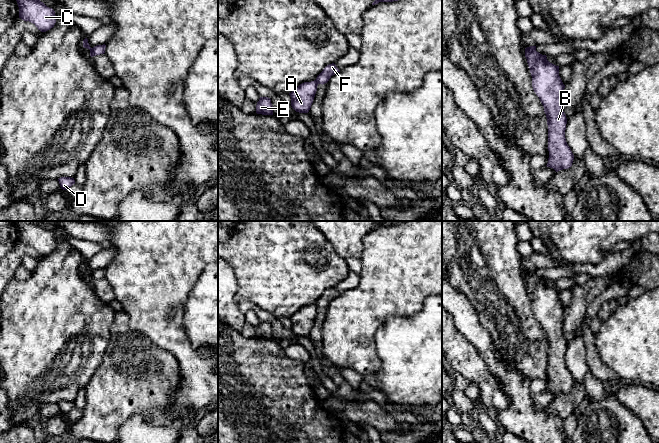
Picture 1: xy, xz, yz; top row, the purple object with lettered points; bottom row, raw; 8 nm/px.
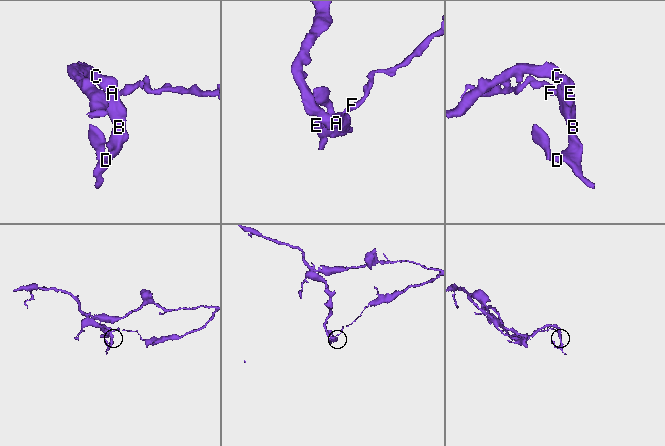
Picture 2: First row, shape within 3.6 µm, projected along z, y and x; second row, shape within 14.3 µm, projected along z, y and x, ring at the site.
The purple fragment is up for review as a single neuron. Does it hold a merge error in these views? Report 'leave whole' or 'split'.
split

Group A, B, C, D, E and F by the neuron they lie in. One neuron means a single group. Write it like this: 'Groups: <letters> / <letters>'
Groups: A B C D E / F

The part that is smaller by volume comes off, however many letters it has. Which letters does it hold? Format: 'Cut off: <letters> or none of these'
Cut off: F

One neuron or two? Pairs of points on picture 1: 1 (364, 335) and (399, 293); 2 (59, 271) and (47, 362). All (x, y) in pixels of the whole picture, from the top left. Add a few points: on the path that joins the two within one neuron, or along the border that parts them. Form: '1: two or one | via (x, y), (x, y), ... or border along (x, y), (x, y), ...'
1: one | via (367, 325), (389, 303)
2: one | via (58, 294), (52, 339)

